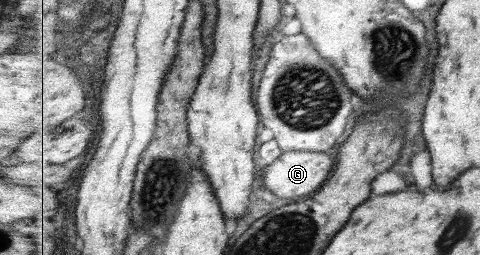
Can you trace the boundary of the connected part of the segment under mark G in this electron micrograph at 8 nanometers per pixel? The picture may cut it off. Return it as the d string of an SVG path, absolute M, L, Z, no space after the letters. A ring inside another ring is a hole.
M287 151L272 164L264 167L264 187L274 191L280 199L296 199L316 193L331 177L336 167L336 158L328 153L315 151Z

